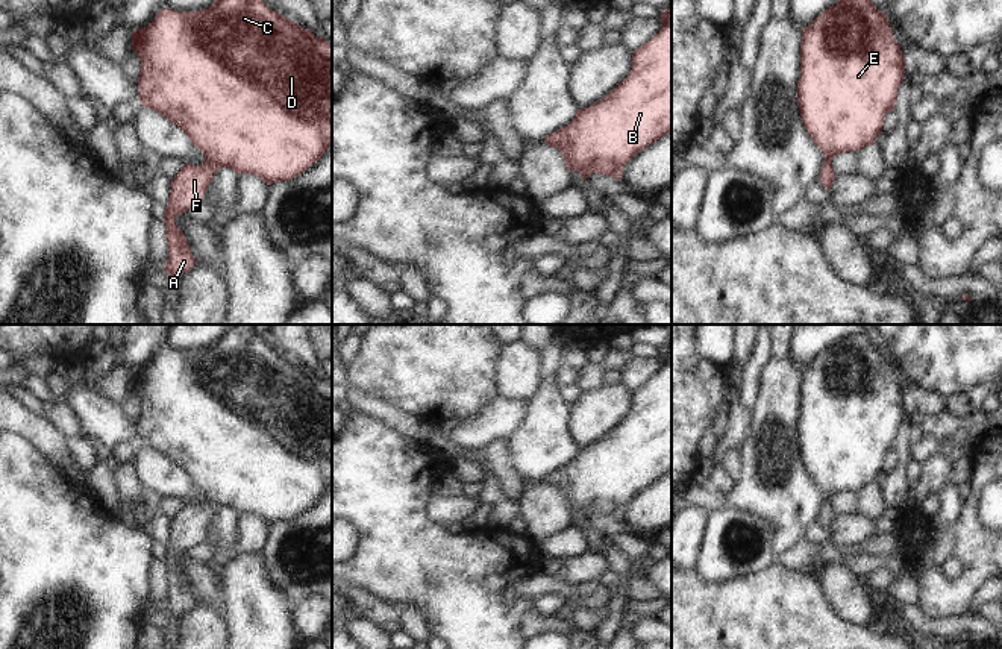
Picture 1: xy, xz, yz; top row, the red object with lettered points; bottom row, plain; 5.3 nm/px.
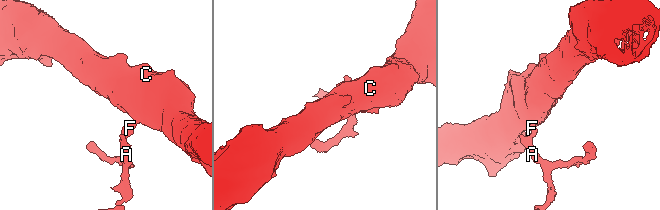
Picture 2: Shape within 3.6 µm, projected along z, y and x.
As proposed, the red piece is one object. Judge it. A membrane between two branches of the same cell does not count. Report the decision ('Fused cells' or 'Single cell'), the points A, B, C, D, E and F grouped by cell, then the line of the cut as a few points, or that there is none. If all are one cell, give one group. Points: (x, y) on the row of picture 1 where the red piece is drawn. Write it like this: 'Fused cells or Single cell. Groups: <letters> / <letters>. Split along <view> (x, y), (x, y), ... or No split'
Single cell. Groups: A B C D E F. No split

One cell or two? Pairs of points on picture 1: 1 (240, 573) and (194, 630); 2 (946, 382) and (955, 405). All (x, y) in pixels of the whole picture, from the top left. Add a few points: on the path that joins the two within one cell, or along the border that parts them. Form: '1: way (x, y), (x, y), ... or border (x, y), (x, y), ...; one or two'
1: border (220, 611), (229, 633); two
2: border (986, 382), (957, 393), (946, 401); two

